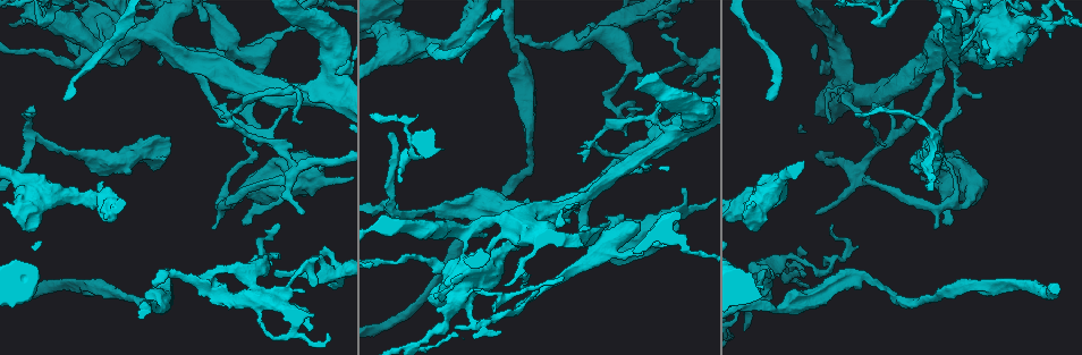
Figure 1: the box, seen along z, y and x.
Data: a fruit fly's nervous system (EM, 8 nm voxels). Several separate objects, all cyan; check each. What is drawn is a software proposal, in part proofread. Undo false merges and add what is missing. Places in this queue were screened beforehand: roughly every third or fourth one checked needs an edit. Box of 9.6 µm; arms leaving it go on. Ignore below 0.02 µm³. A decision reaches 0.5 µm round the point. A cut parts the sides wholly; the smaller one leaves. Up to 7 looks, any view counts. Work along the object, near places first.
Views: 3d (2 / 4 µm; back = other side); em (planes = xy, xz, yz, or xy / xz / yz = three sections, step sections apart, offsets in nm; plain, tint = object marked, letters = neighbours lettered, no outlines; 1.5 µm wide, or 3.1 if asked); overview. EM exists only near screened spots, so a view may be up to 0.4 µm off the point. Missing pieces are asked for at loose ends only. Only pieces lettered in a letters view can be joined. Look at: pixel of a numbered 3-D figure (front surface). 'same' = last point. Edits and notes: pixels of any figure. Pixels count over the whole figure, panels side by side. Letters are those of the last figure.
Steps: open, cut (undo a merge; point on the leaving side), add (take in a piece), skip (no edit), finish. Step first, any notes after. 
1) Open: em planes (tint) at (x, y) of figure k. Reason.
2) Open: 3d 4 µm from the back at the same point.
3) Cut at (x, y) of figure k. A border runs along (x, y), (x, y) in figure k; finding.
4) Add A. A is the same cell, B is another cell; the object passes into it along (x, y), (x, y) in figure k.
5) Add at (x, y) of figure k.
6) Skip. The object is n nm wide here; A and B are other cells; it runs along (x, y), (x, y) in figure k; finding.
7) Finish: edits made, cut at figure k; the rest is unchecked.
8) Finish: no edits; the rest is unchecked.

Open: 3d 4 µm at (809, 286) of figure 1. Branch stops here.

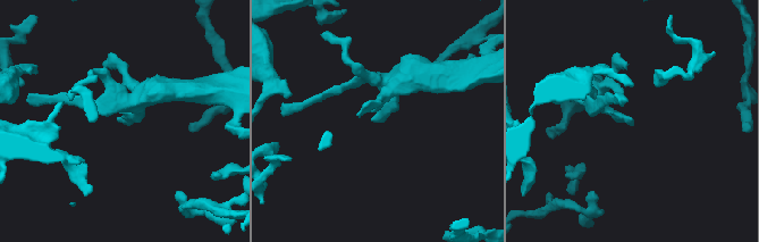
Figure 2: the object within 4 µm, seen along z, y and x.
Open: em planes (letters) at (117, 118) of figure 2. Shape alone is not enough.

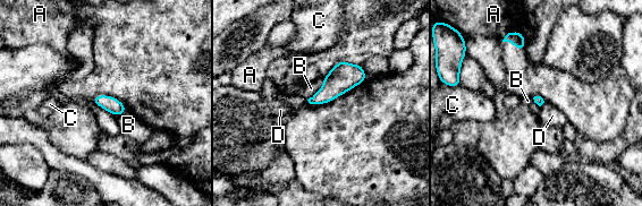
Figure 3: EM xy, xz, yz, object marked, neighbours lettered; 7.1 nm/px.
Skip. A, B, C and D are other cells; no lettered piece goes on from it.

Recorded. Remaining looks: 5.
Open: em planes (letters) at (845, 87) of figure 1. Two arms in line, one across.

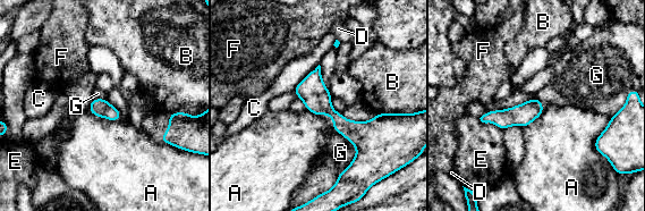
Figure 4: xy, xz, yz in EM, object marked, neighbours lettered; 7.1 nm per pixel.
Skip. The longest contact is with G, 400 nm; A, B, C, D, E, F and G are other cells; it runs along (297, 90), (347, 128), (388, 120) in figure 4; all the same neuron.

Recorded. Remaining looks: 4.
Open: em planes (letters) at (245, 224) of figure 1. Free end.

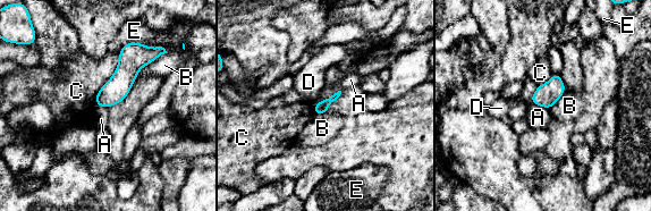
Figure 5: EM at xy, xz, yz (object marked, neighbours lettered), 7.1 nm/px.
Skip. A, B, C, D and E are other cells; a border runs along (340, 90), (314, 106) in figure 5; no lettered piece goes on from it.

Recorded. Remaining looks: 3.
Finish: no edits; the rest is unchecked.

